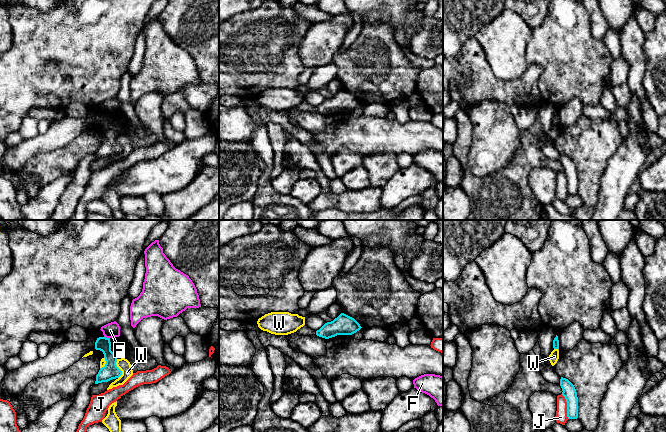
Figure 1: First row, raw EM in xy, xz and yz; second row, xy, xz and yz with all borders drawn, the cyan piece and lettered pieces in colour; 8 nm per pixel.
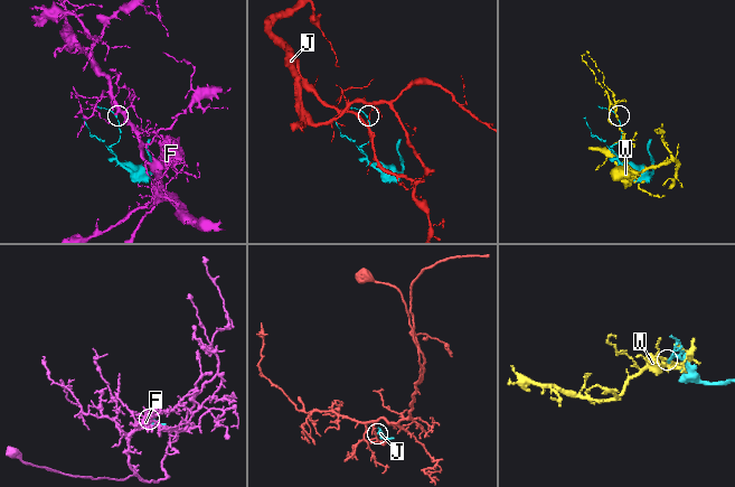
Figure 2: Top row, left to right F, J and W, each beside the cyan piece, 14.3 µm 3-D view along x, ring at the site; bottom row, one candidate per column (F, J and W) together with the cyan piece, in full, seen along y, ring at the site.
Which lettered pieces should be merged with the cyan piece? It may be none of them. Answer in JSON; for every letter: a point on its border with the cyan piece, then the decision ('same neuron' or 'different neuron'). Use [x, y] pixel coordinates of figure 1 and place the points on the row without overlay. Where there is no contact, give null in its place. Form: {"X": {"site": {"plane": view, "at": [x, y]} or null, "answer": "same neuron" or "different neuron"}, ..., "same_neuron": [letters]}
{"F": {"site": {"plane": "xy", "at": [107, 114]}, "answer": "different neuron"}, "J": {"site": {"plane": "yz", "at": [567, 182]}, "answer": "different neuron"}, "W": {"site": {"plane": "xy", "at": [119, 145]}, "answer": "different neuron"}, "same_neuron": []}

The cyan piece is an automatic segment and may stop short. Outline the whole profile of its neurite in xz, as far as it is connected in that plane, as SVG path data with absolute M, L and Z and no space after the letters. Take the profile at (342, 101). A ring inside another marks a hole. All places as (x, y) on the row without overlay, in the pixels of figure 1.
M341 89L333 97L325 99L319 106L317 106L316 111L329 115L337 111L352 111L361 104L360 100L354 94Z

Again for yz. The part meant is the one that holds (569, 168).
M561 153L560 162L562 164L562 171L567 178L567 193L568 195L578 194L578 173L574 161L566 154Z

